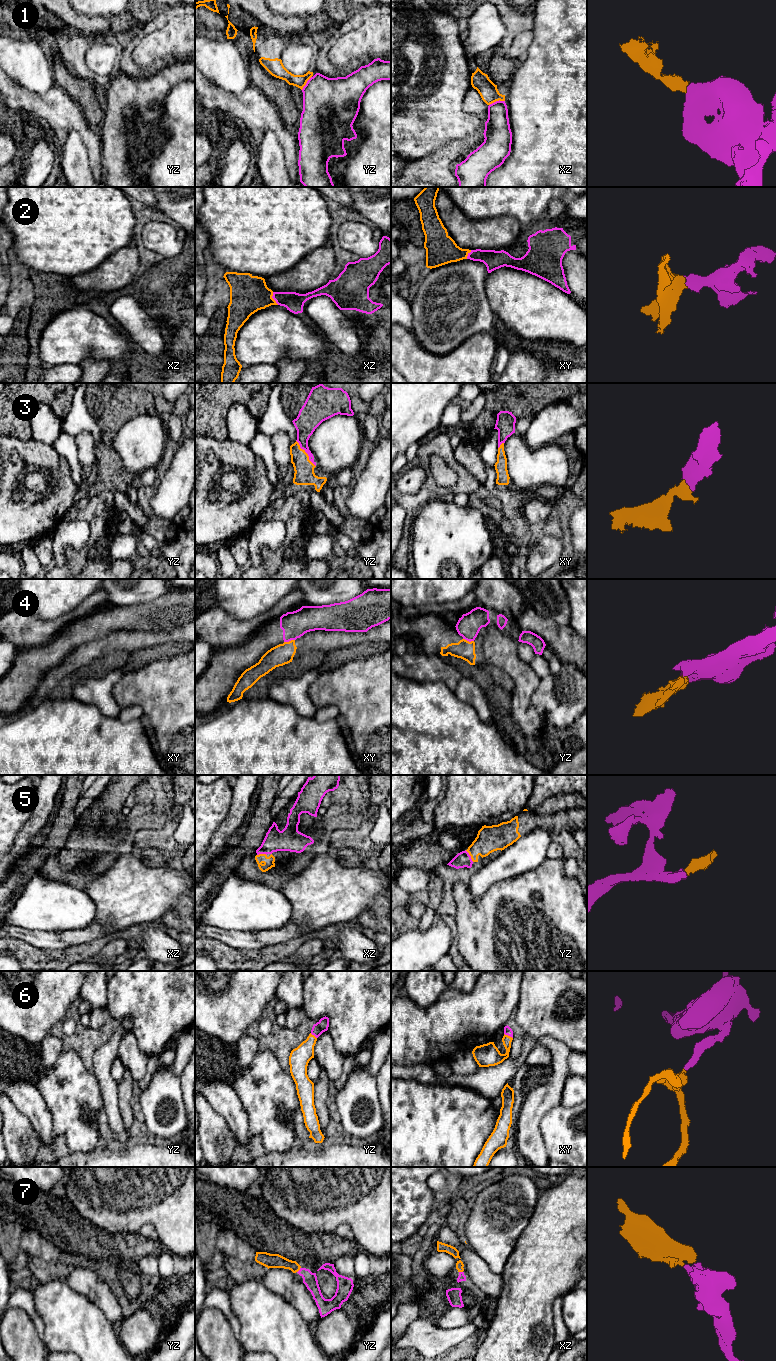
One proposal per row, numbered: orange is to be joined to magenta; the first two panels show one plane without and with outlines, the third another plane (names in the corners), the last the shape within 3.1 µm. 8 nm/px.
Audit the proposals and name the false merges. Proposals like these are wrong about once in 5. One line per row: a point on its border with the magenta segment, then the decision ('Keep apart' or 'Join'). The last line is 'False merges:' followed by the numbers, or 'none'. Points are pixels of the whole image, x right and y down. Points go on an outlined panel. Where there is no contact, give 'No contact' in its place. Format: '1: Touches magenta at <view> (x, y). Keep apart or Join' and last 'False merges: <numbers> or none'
1: Touches magenta at xz (496, 101). Keep apart
2: Touches magenta at xz (272, 297). Join
3: Touches magenta at yz (306, 452). Join
4: Touches magenta at xy (289, 640). Keep apart
5: Touches magenta at yz (470, 856). Join
6: Touches magenta at xy (508, 1035). Join
7: Touches magenta at yz (299, 1270). Join
False merges: 1, 4

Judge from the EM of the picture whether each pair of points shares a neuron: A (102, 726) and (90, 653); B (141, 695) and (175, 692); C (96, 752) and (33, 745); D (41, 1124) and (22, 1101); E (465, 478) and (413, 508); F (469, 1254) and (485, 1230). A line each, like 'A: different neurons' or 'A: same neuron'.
A: different neurons
B: same neuron
C: same neuron
D: same neuron
E: same neuron
F: different neurons

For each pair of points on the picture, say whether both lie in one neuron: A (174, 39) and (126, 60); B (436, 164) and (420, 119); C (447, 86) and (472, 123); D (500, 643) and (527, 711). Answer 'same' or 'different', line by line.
A: different
B: different
C: same
D: same

